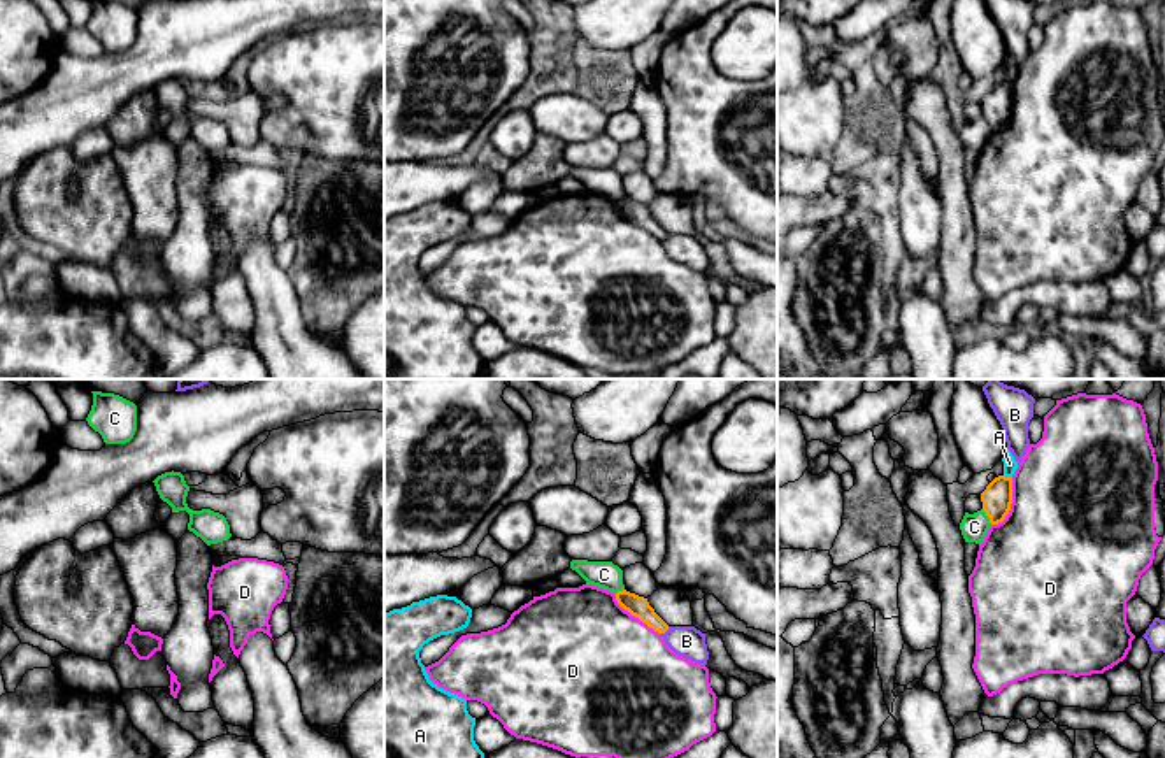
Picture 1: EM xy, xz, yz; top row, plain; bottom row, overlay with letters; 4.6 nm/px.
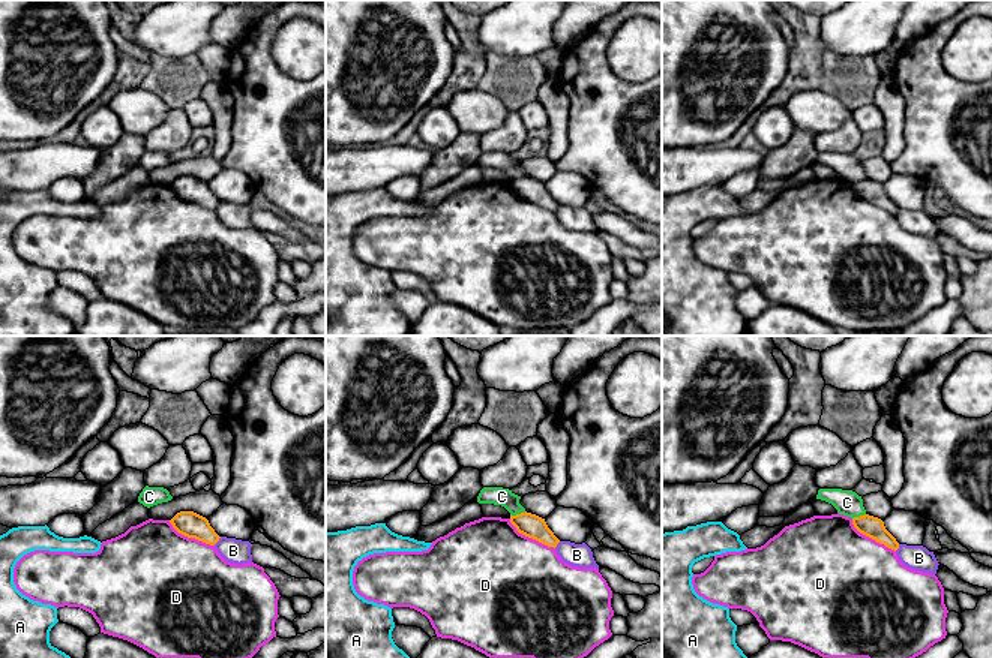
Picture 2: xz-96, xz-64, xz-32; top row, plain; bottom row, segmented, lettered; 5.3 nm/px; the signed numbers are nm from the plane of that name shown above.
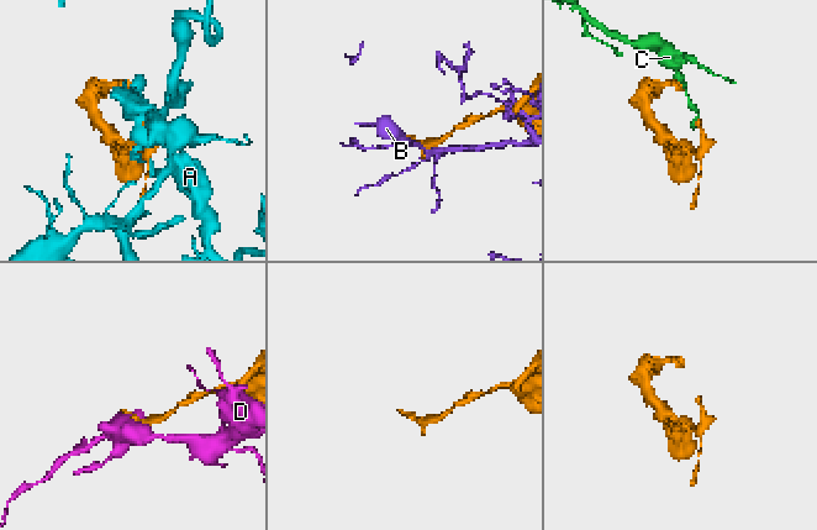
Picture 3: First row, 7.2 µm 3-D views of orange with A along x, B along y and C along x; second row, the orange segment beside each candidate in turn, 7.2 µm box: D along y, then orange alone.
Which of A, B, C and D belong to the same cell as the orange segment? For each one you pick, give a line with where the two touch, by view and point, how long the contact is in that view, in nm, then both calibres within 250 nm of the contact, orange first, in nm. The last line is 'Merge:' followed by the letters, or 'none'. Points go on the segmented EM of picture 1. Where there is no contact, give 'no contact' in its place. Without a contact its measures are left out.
Merge: none

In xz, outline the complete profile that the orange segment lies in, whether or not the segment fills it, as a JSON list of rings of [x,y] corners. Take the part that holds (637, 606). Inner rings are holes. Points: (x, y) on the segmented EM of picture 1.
[[[623,590],[616,593],[616,600],[625,611],[639,618],[642,623],[646,623],[654,632],[665,633],[668,630],[668,625],[654,612],[647,598]]]

